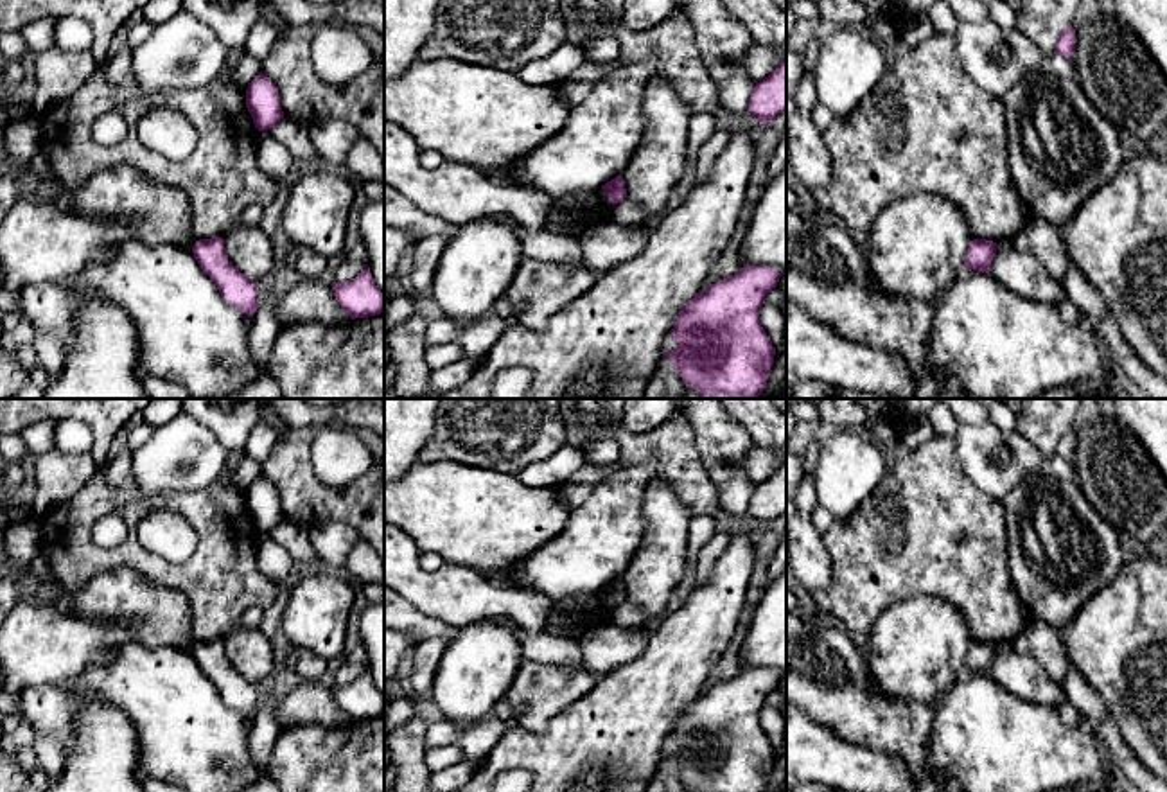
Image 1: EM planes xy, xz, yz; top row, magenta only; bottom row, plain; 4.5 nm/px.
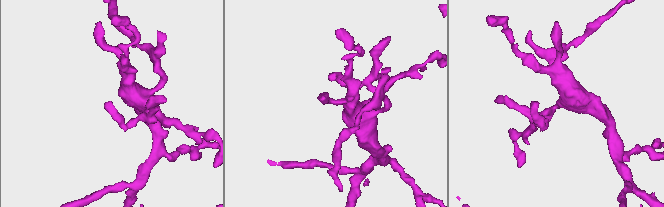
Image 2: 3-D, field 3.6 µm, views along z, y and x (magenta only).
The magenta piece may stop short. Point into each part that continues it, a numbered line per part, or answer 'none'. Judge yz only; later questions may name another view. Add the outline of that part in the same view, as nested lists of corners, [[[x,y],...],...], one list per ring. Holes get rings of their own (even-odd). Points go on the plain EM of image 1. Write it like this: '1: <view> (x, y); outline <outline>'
none

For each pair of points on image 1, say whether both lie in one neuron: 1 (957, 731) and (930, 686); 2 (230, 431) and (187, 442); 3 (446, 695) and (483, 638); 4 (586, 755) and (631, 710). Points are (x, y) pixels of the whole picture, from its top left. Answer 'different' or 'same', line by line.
1: different
2: different
3: same
4: same

